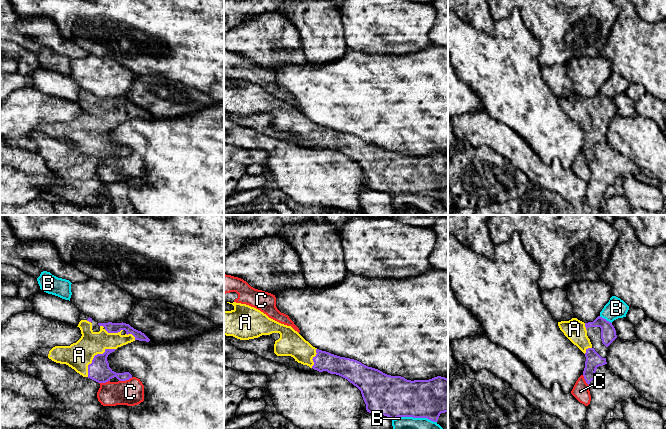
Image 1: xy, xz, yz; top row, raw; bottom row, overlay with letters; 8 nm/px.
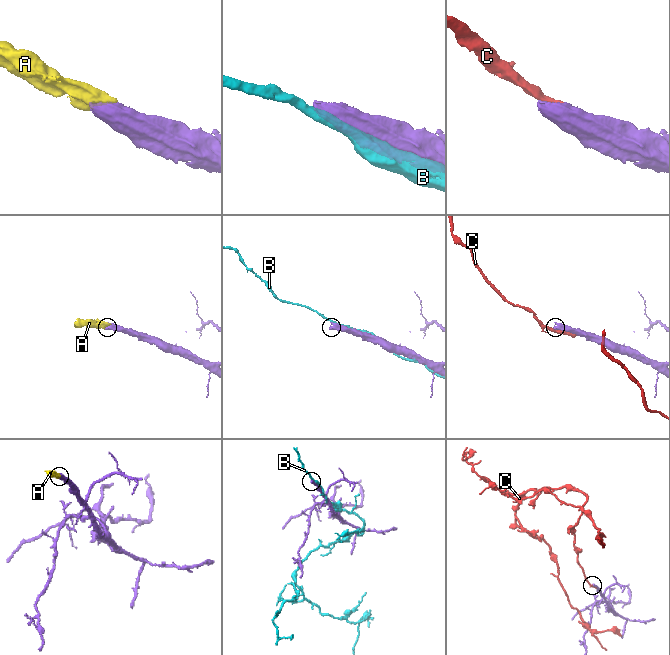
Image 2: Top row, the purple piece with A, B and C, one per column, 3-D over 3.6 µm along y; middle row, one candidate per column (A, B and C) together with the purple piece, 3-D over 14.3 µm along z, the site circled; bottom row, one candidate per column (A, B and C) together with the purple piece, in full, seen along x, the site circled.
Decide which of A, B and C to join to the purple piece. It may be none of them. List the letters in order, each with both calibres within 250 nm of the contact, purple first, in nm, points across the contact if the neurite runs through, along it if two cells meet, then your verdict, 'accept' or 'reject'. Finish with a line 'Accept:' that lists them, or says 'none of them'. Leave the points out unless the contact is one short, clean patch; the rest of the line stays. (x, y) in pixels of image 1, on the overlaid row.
A: 170 nm thick on the purple side, 220 nm on the other; accept
B: 340 nm thick on the purple side, 100 nm on the other; reject
C: 170 nm thick on the purple side, 200 nm on the other; reject
Accept: A

